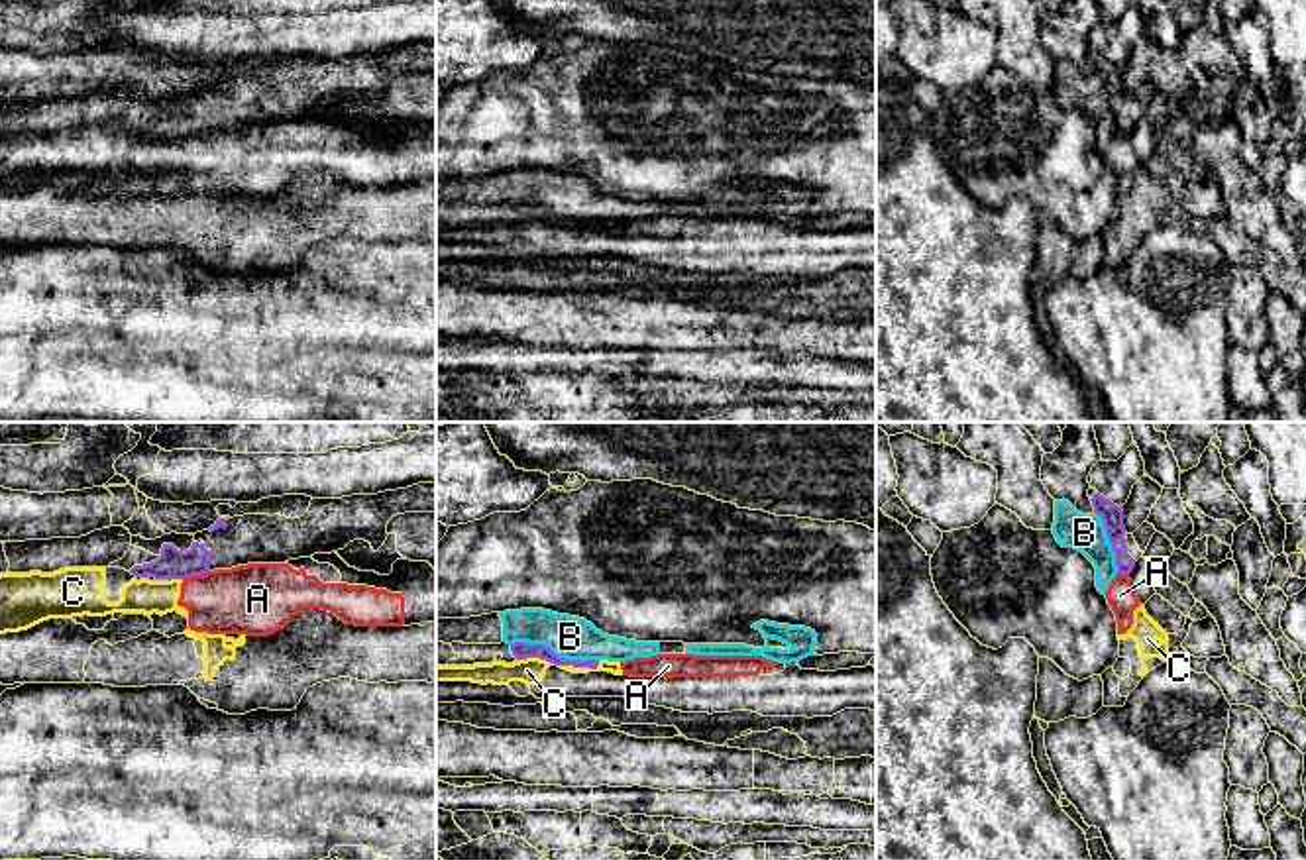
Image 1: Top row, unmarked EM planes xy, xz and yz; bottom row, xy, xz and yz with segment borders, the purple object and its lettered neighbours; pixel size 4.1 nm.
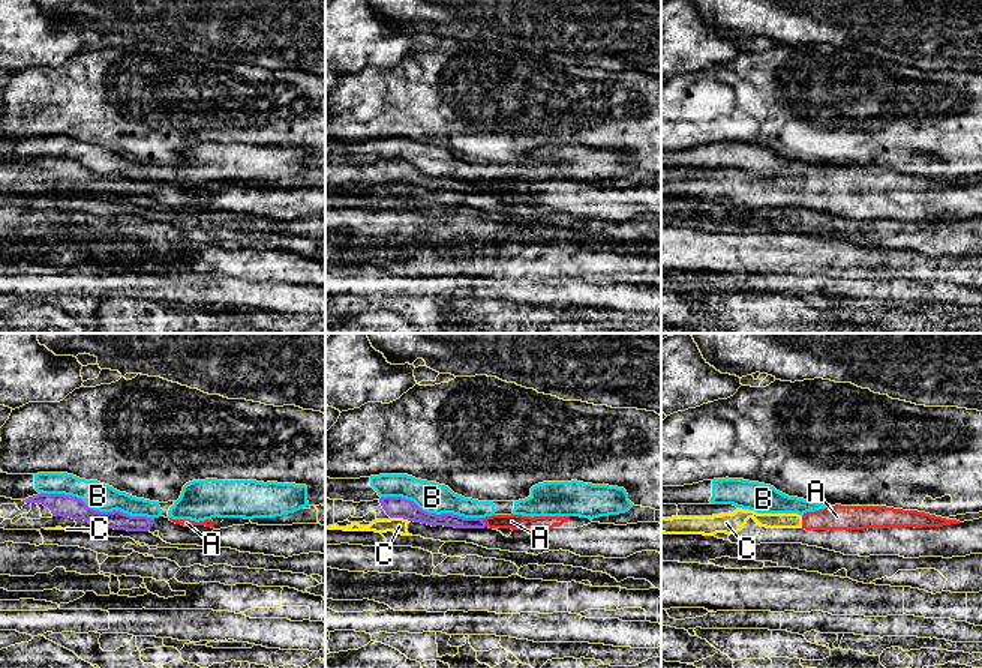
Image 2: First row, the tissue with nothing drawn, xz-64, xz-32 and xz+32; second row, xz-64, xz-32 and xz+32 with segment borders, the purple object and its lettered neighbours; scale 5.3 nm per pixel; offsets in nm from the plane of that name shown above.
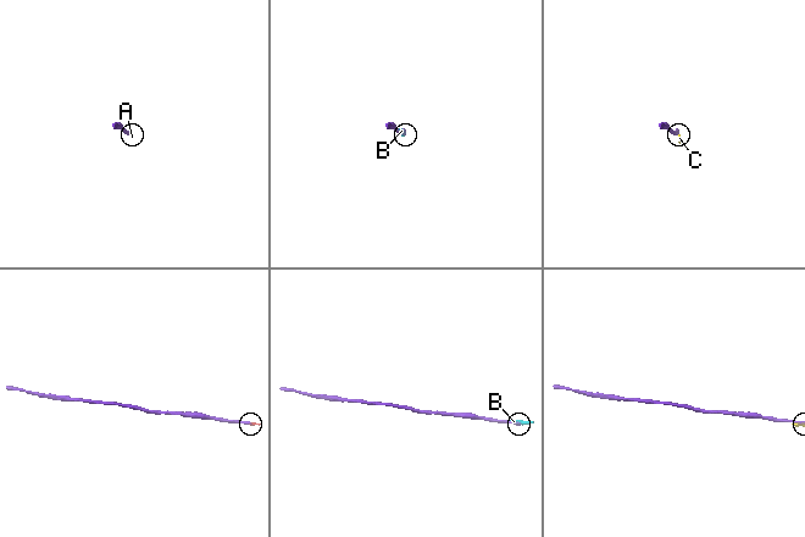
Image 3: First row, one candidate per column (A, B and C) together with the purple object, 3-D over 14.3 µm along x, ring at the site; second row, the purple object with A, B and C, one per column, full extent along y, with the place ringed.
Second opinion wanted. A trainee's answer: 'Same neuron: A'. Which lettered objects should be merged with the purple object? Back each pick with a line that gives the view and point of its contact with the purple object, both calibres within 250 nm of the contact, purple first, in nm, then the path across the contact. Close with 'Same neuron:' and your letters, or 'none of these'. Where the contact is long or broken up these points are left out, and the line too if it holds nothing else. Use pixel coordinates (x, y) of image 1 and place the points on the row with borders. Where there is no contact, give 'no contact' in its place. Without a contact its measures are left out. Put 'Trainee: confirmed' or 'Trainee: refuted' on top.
Trainee: refuted
Same neuron: none of these

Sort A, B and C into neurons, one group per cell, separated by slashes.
A C / B

